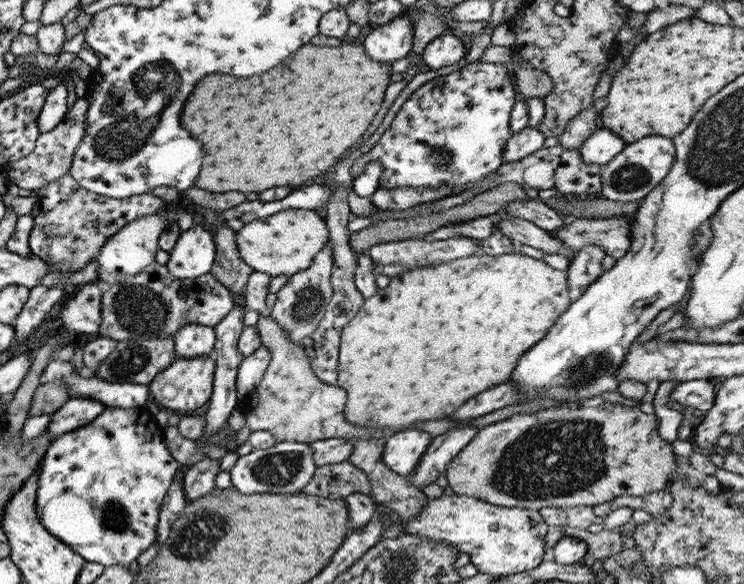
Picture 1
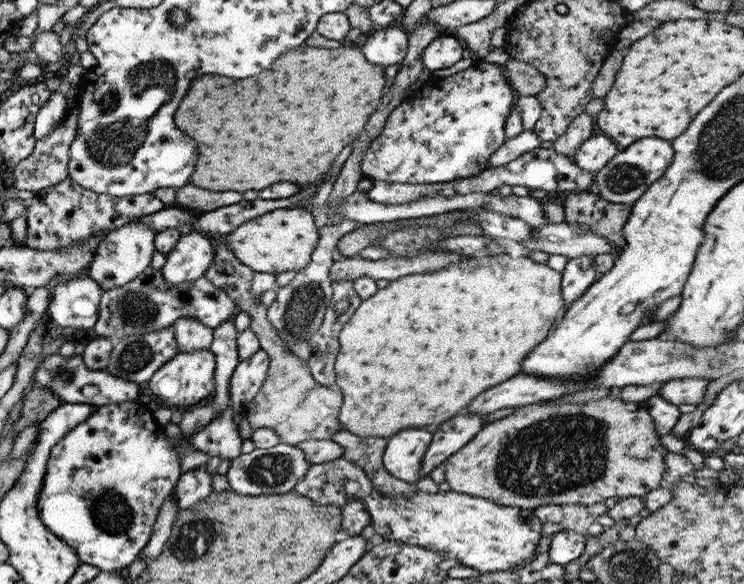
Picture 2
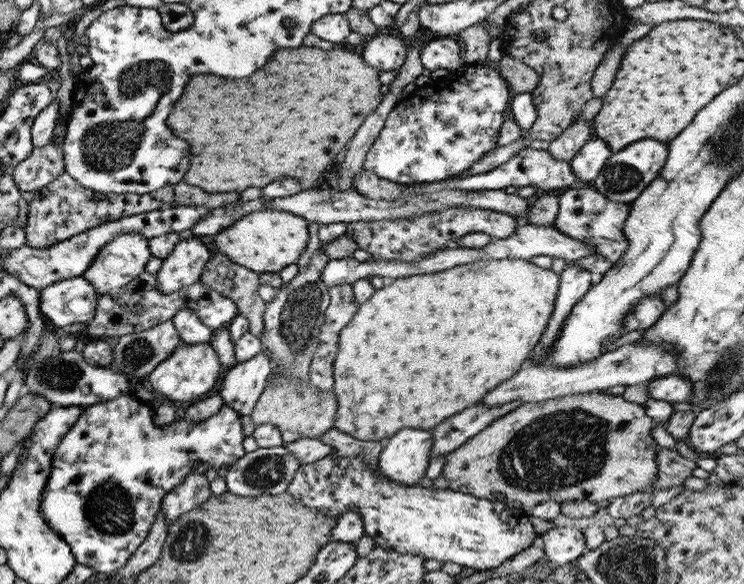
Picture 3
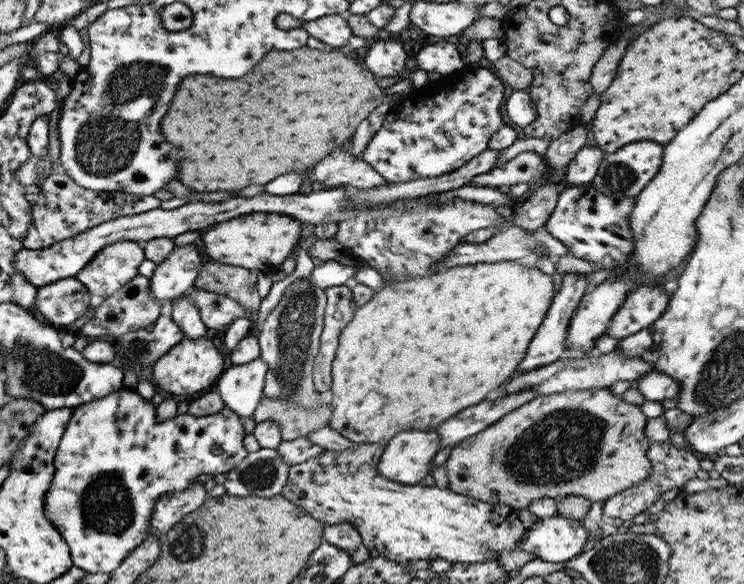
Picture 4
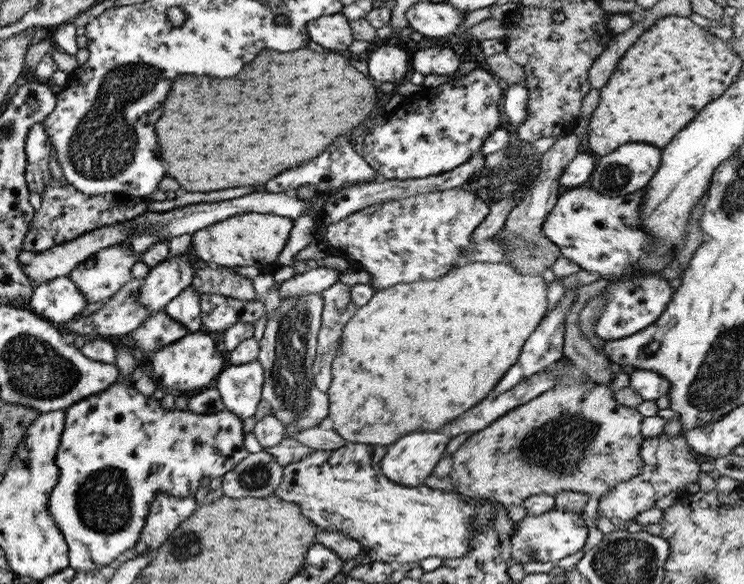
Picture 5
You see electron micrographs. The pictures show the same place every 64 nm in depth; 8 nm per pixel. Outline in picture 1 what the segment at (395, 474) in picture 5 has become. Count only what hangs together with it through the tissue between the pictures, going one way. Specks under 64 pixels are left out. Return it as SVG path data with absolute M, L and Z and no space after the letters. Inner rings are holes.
M400 430L387 437L383 451L384 465L400 477L410 478L418 467L433 437L421 430Z

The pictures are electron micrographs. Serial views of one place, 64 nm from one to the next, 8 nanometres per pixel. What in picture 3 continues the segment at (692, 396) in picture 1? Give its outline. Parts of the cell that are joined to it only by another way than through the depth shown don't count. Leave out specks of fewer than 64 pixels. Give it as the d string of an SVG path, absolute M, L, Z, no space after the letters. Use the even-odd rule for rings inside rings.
M668 375L647 382L649 398L666 402L689 402L693 391L693 382L678 375Z

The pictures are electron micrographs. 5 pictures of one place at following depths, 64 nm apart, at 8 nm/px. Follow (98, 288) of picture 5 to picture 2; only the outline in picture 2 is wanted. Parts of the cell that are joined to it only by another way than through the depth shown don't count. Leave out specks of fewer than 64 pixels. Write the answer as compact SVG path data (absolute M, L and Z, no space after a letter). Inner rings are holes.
M137 221L112 230L95 250L95 255L89 264L89 277L104 291L124 286L134 280L151 266L152 257L156 252L154 248L156 234L158 232L155 232L149 224L140 224Z

